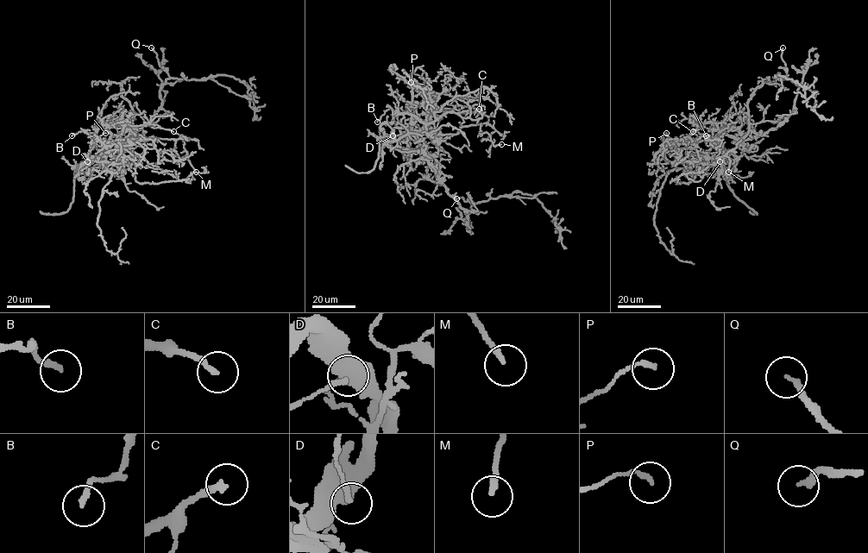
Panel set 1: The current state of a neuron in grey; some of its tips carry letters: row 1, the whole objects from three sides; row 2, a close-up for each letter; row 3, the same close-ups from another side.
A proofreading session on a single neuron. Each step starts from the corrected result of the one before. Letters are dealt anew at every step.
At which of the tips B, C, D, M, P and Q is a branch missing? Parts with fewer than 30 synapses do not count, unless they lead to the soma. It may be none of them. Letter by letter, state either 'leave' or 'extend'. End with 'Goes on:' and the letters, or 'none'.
B: leave
C: leave
D: leave
M: leave
P: leave
Q: extend
Goes on: Q

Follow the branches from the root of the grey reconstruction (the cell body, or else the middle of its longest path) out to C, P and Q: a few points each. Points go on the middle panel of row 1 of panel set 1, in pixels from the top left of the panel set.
C: (436, 170), (424, 158), (438, 151), (427, 131), (427, 121), (440, 109), (462, 113), (479, 109)
P: (436, 170), (428, 160), (421, 137), (427, 124), (428, 109), (424, 103), (424, 92), (405, 84), (411, 82)
Q: (436, 170), (446, 191), (467, 210), (465, 213), (468, 215), (474, 203), (465, 201), (462, 197), (456, 198)

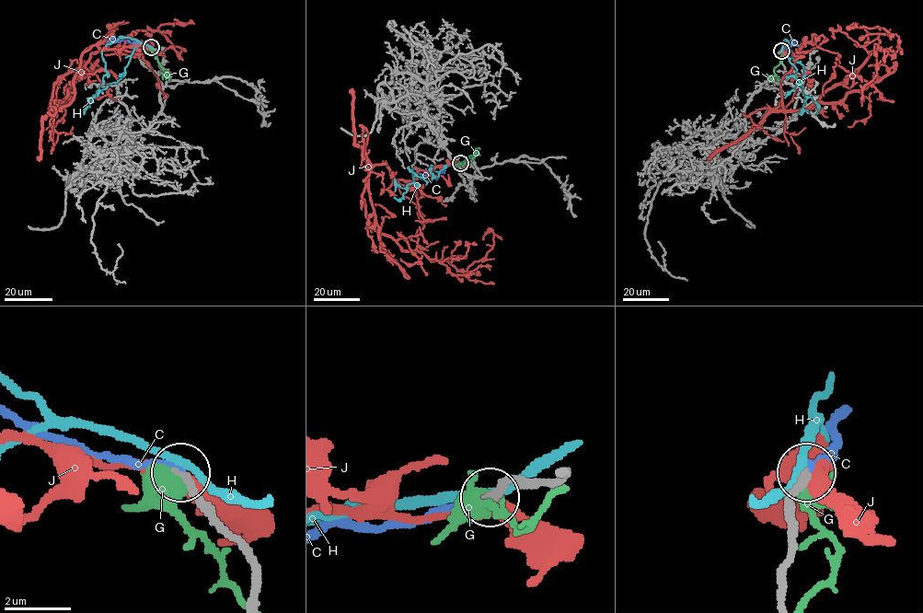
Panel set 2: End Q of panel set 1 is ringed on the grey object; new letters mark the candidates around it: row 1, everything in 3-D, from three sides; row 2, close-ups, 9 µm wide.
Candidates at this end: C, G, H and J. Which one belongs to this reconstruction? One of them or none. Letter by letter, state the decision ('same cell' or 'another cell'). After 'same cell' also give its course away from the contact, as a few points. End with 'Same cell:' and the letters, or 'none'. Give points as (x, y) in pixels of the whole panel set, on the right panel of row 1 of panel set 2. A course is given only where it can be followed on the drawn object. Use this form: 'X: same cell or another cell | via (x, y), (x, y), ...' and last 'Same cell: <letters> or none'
C: same cell | via (782, 50), (785, 45), (794, 45), (796, 41), (793, 42)
G: another cell
H: another cell
J: another cell
Same cell: C

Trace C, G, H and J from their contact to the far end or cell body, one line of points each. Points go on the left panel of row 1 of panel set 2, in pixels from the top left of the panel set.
C: (151, 47), (124, 40), (114, 41), (114, 37), (109, 39)
G: (151, 48), (167, 75), (167, 72), (171, 74)
H: (151, 47), (134, 39), (120, 37), (106, 45), (102, 50), (107, 73), (103, 83), (83, 114)
J: (151, 48), (92, 45), (74, 98), (50, 104), (53, 86), (91, 54), (185, 24), (175, 19)

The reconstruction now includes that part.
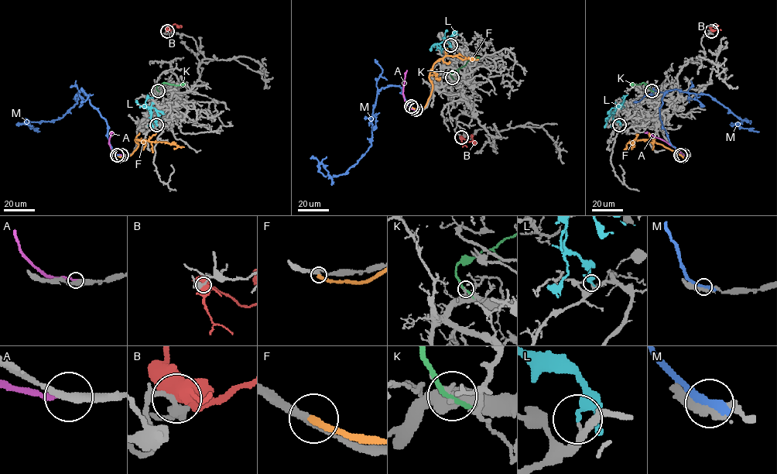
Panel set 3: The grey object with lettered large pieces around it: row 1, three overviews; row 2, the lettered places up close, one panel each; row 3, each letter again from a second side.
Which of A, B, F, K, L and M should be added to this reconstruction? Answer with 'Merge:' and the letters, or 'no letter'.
Merge: no letter

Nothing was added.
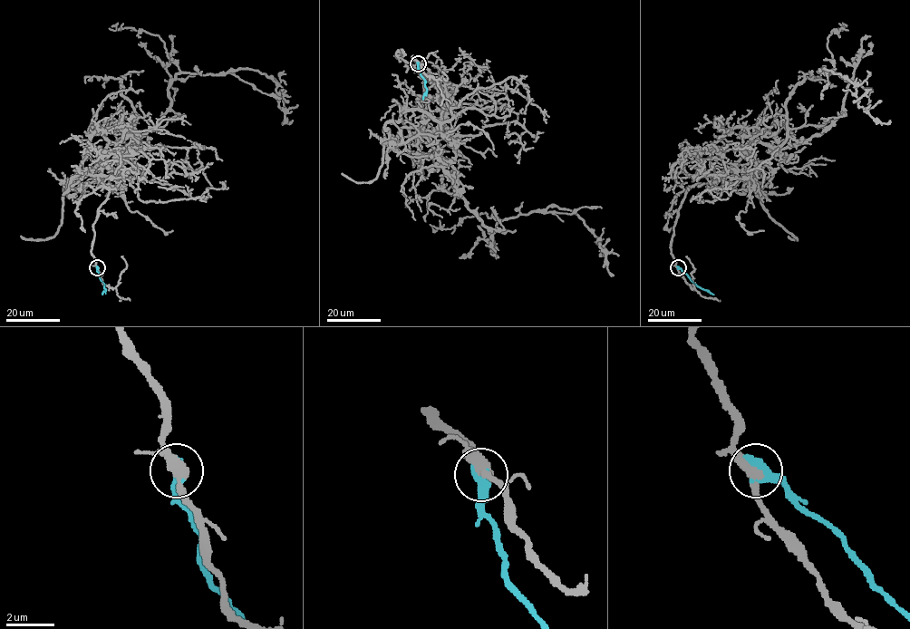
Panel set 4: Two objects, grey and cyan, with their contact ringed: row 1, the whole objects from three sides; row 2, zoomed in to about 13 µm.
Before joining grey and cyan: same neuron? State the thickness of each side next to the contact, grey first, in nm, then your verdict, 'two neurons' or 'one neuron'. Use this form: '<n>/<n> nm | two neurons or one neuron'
380/600 nm | one neuron

